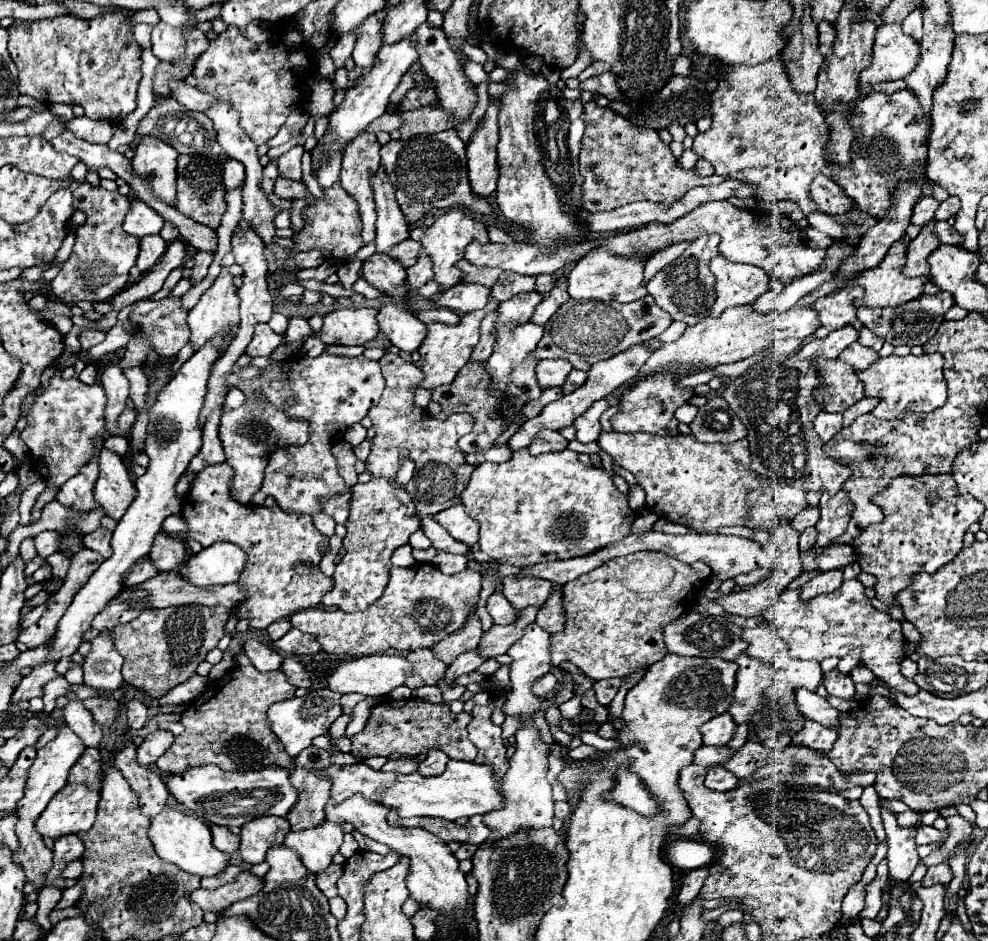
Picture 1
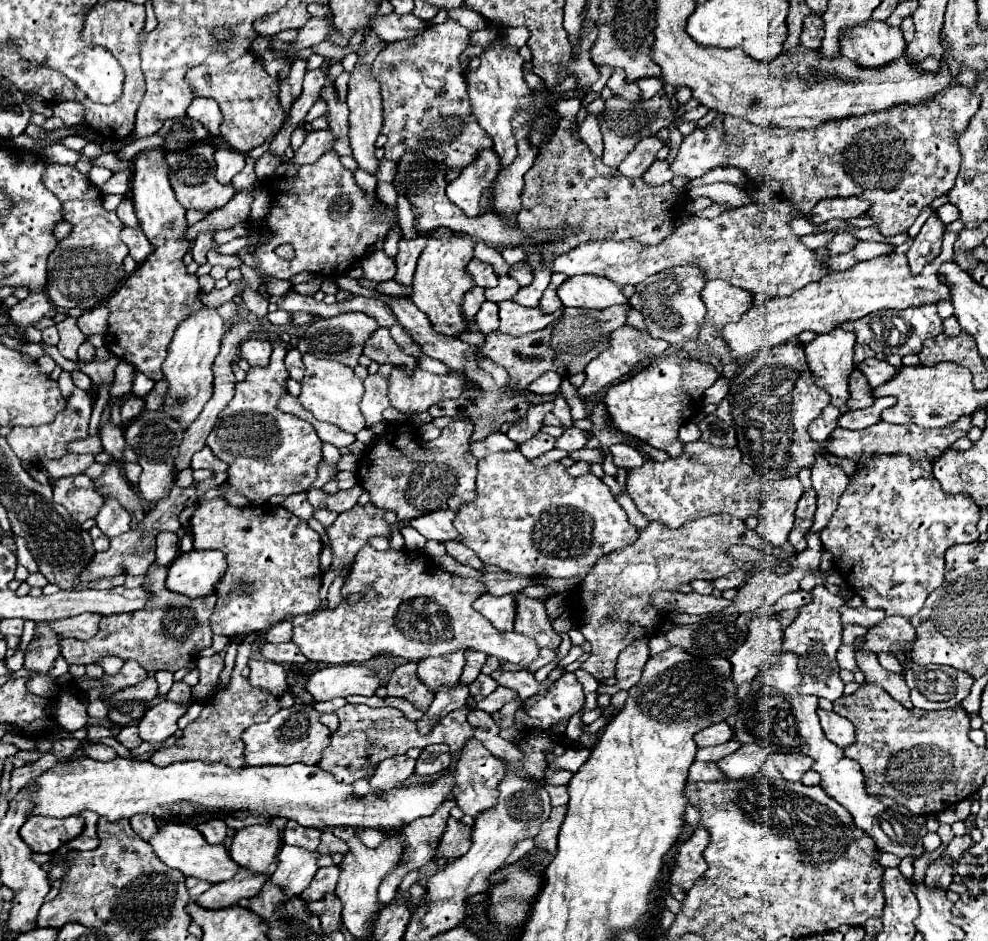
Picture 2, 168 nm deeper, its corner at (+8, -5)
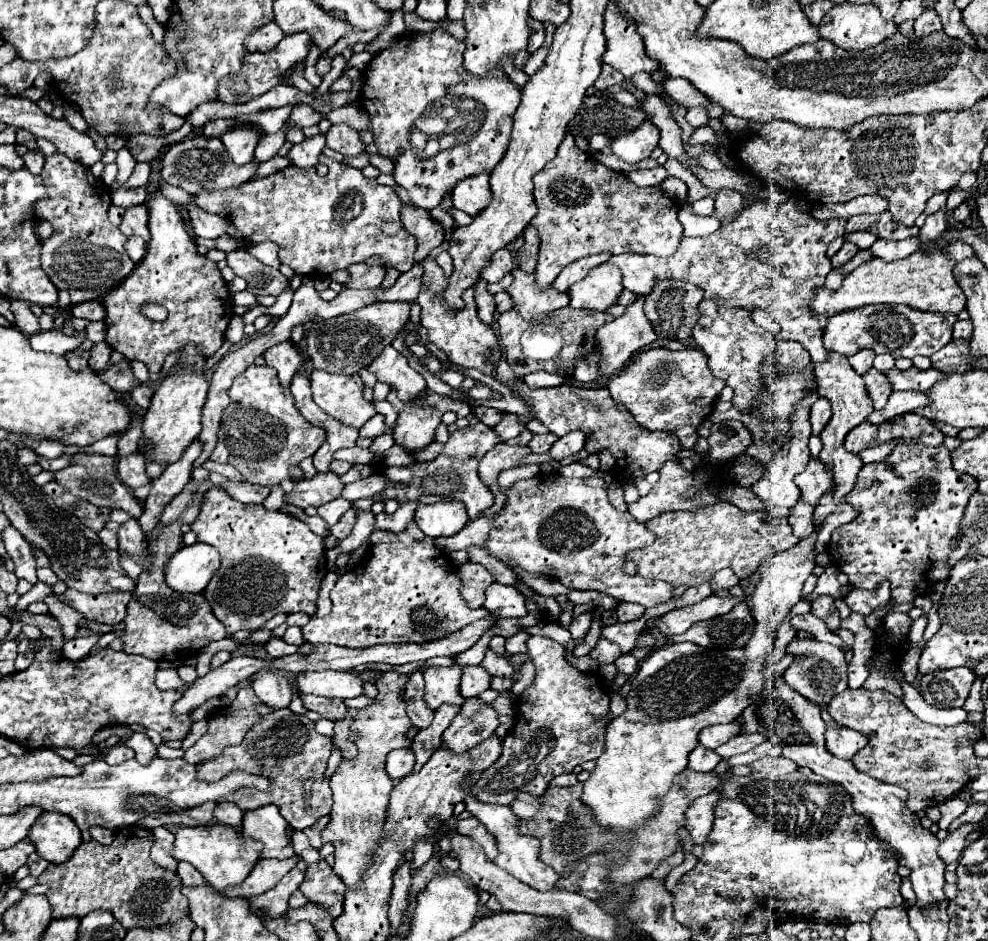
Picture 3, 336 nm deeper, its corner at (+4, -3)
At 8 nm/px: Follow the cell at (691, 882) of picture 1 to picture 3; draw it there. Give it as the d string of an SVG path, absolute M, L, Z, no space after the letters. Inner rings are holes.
M712 791L704 797L696 797L696 801L692 801L692 805L688 807L686 829L692 835L694 843L698 843L698 845L702 845L706 841L706 835L712 829L716 801L720 801L720 793Z

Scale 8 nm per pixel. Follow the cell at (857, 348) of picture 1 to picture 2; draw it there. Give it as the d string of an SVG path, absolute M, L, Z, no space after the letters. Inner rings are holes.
M874 357L862 361L856 369L866 375L870 387L878 387L878 385L886 383L886 381L892 379L894 373L896 373L896 367L892 367L892 365L886 363L886 361L878 361L878 359L874 359Z

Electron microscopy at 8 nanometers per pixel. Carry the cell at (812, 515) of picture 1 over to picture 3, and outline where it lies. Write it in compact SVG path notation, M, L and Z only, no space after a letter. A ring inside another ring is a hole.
M810 457L808 469L804 469L804 473L796 477L796 485L802 491L802 499L816 505L820 497L832 487L832 473L828 473L828 469L820 465L820 459Z

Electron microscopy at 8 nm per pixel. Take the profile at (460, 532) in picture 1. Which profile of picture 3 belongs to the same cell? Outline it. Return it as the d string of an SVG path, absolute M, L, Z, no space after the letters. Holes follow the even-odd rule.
M438 501L436 505L420 505L414 519L428 537L456 535L470 521L462 501Z

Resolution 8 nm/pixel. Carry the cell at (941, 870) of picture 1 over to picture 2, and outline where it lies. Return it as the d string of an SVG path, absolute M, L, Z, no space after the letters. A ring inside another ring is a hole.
M964 835L964 837L954 837L954 839L946 845L946 849L944 849L944 853L940 855L940 859L950 859L950 863L956 865L956 861L960 859L960 855L962 855L970 845L972 845L972 839L970 839L968 835Z

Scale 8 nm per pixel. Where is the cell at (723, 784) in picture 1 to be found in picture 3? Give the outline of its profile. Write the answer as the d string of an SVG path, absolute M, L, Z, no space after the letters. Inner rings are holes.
M698 745L698 747L690 753L690 763L688 763L688 767L694 769L694 771L706 773L706 771L712 771L712 769L720 763L720 759L722 759L722 757L720 757L718 753L708 751L708 749L704 749L702 745Z

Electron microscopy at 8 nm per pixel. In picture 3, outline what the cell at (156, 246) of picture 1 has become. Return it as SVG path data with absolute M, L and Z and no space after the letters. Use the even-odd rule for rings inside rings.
M134 205L132 209L126 209L124 221L120 225L120 231L126 237L140 235L144 241L150 241L150 231L148 231L148 209L144 205Z

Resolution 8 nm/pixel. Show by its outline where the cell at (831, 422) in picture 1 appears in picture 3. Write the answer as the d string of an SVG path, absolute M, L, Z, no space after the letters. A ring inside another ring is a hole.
M818 399L814 405L812 405L812 411L810 411L810 423L812 423L812 433L814 435L820 435L820 431L824 429L824 425L830 421L832 417L832 409L830 409L830 401L828 399Z

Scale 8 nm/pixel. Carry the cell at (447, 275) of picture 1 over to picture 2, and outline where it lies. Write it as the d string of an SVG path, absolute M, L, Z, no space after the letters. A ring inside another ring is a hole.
M452 233L452 237L442 239L442 237L428 237L426 239L426 249L422 251L420 259L418 259L418 267L416 267L416 275L414 275L414 283L412 283L412 301L414 305L424 311L428 315L428 319L432 321L432 325L436 327L436 331L450 335L450 337L458 337L460 331L466 329L466 319L462 315L462 295L474 287L470 275L466 273L466 265L474 259L474 241L468 235L456 235Z

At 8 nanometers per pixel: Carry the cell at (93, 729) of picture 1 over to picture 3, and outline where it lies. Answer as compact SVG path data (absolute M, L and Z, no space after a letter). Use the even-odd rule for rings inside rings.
M114 745L114 747L106 753L106 757L104 757L104 761L106 761L108 765L120 765L120 763L124 763L124 761L128 761L128 759L134 759L134 753L132 753L132 749L128 749L126 745Z

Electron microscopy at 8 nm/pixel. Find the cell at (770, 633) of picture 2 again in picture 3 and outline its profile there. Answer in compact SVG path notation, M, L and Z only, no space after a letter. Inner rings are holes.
M818 527L806 539L800 539L798 545L790 547L788 551L782 551L780 555L772 555L766 561L762 561L758 569L762 577L752 595L752 615L756 619L756 629L754 629L752 639L746 645L748 659L758 659L768 653L770 645L774 643L778 623L784 621L786 615L790 613L790 607L802 599L802 585L810 577L812 569L816 567L816 551L814 551L816 537L818 537Z

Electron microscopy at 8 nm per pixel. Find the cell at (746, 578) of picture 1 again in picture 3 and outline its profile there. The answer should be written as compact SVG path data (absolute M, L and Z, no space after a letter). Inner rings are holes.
M724 569L724 571L718 571L712 579L710 579L710 587L712 587L712 593L718 593L720 589L730 589L734 585L738 585L740 579L730 571L730 569Z

